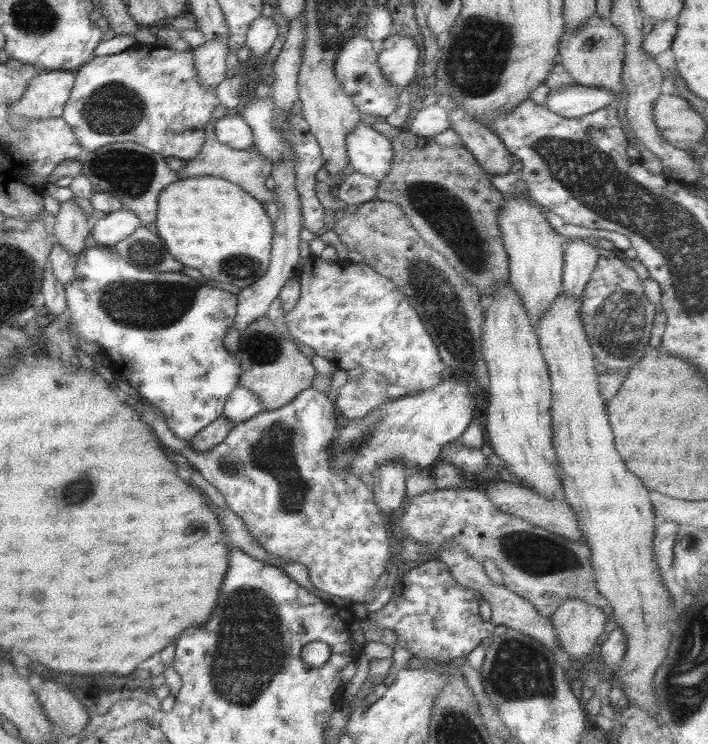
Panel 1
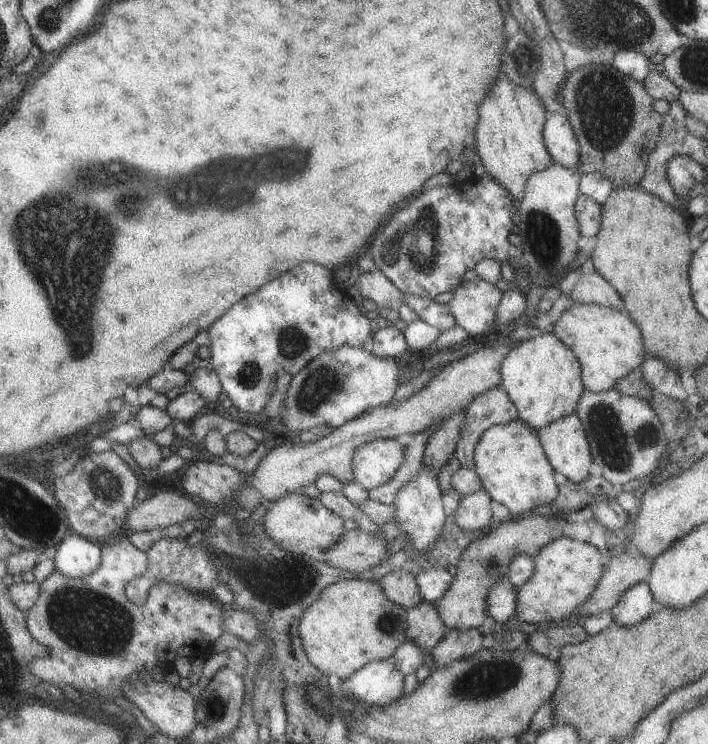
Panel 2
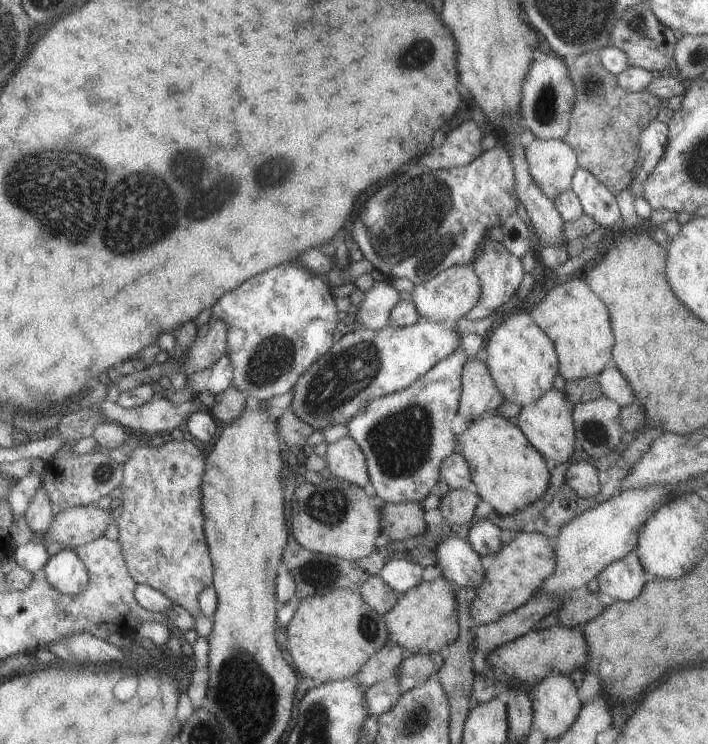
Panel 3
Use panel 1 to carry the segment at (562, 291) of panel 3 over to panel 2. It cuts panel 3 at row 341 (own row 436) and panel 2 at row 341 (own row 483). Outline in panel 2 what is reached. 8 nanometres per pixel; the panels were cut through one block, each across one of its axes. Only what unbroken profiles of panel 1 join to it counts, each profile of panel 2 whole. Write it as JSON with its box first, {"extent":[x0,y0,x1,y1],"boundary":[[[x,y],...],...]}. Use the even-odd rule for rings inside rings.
{"extent":[551,303,643,390],"boundary":[[[573,303],[555,320],[551,333],[577,358],[584,390],[611,390],[615,382],[627,376],[627,372],[633,372],[643,360],[641,336],[637,326],[623,312],[617,312],[607,306]]]}

